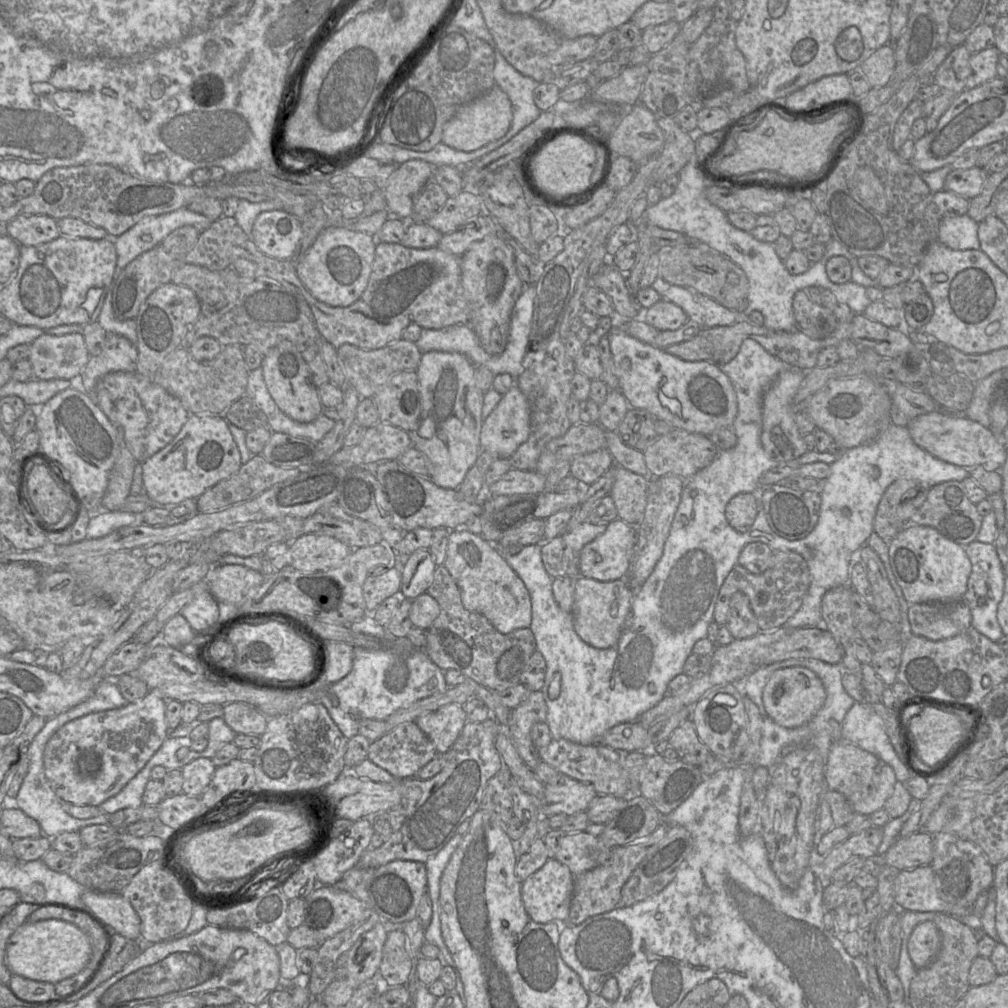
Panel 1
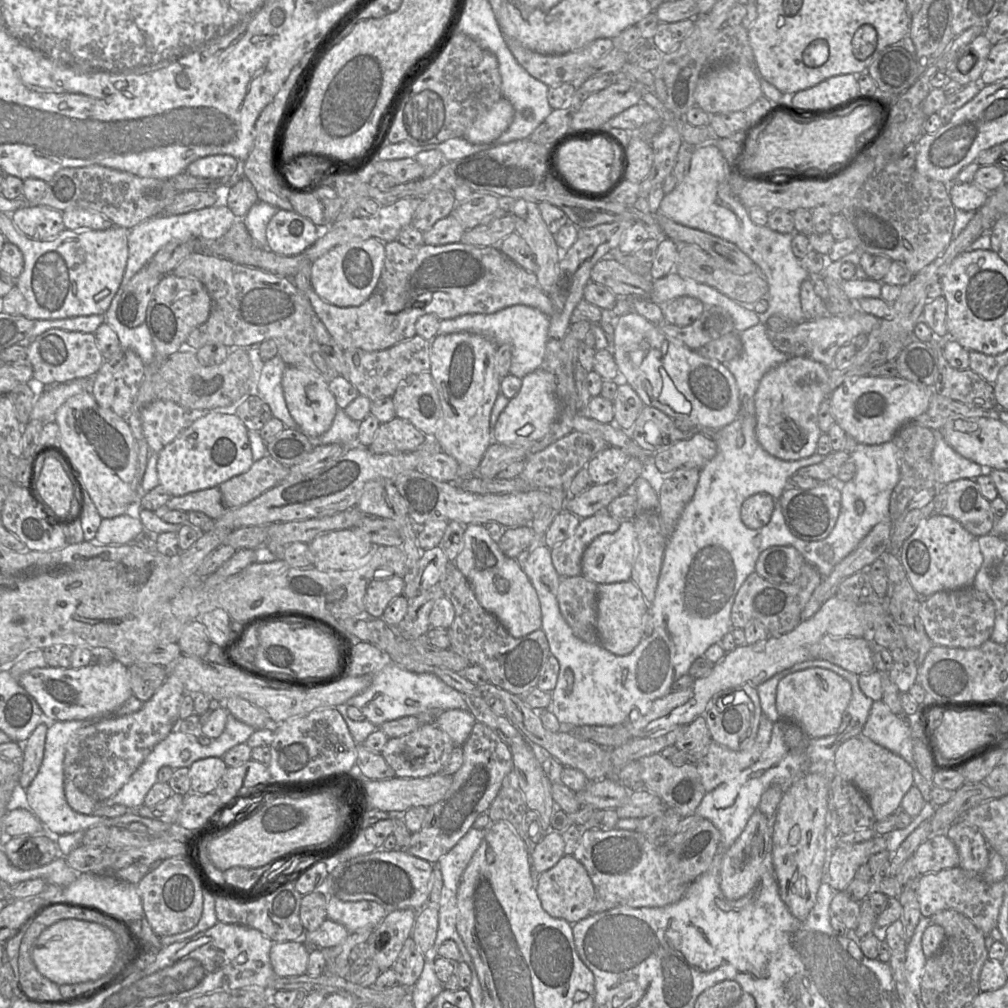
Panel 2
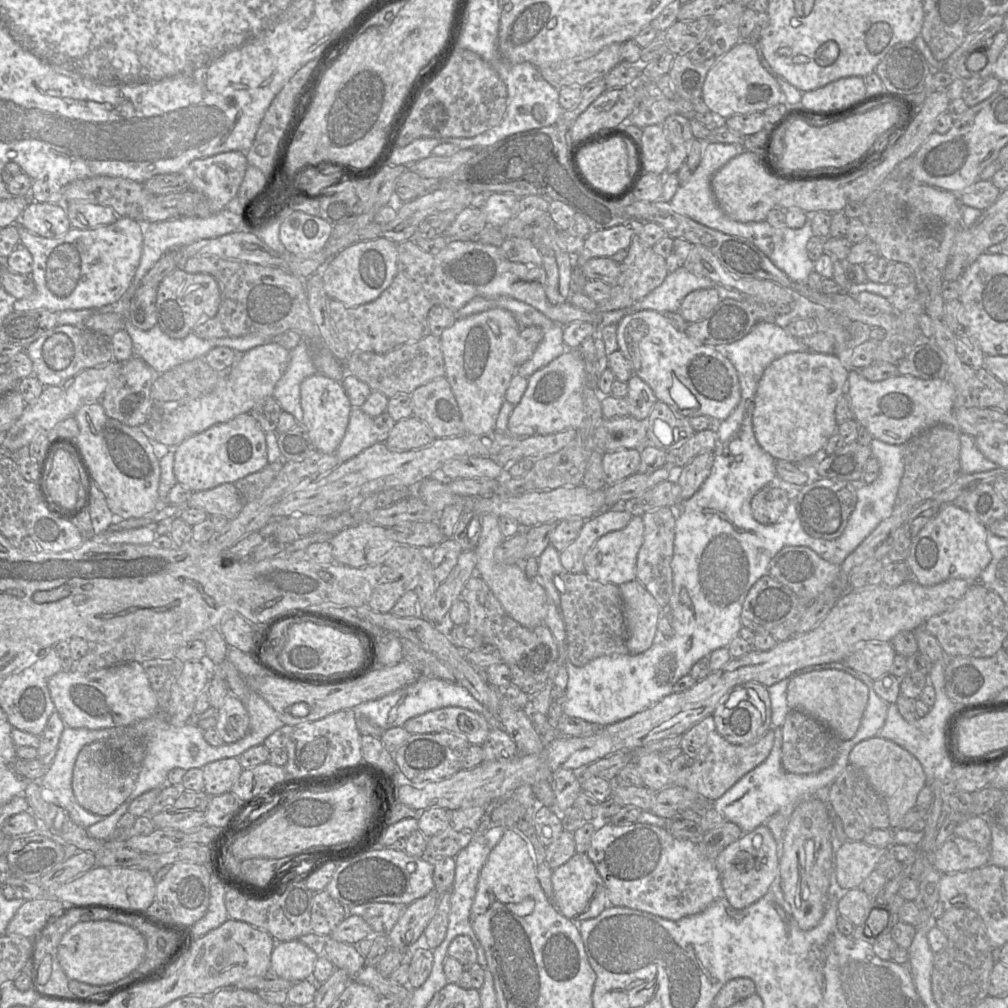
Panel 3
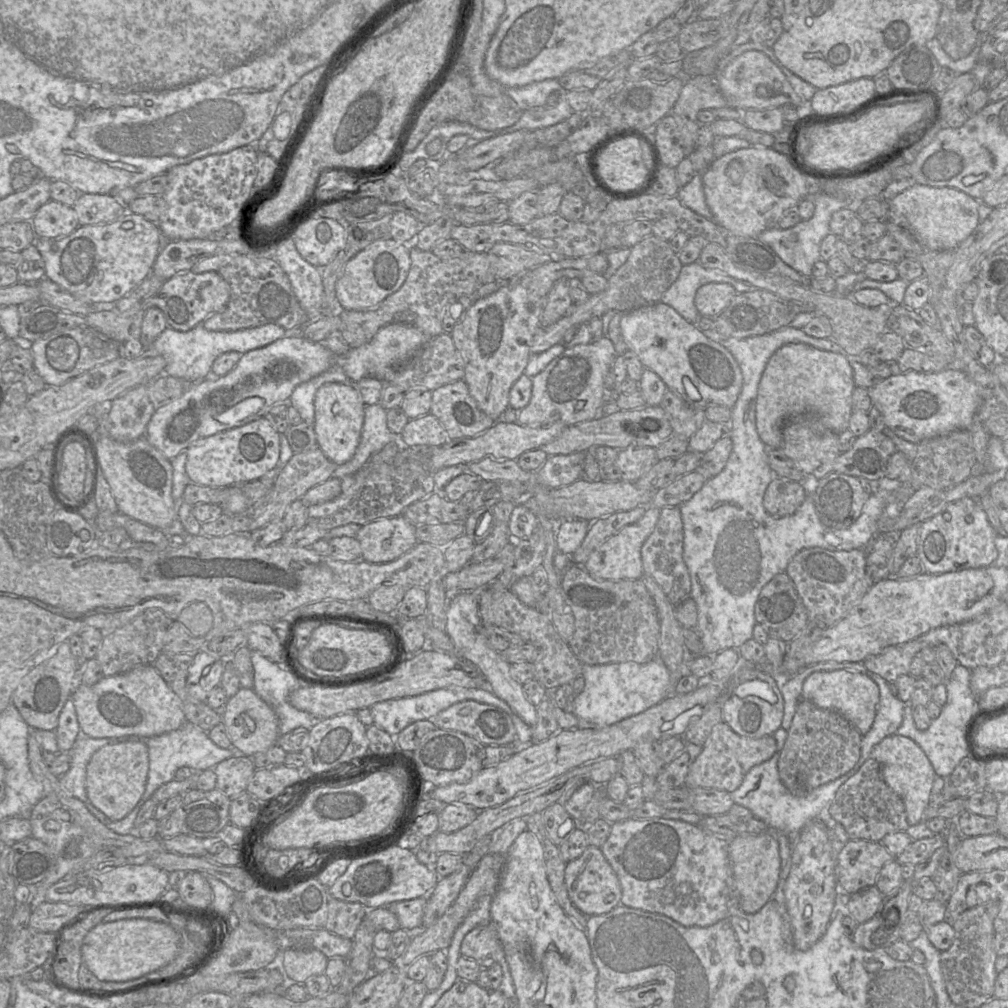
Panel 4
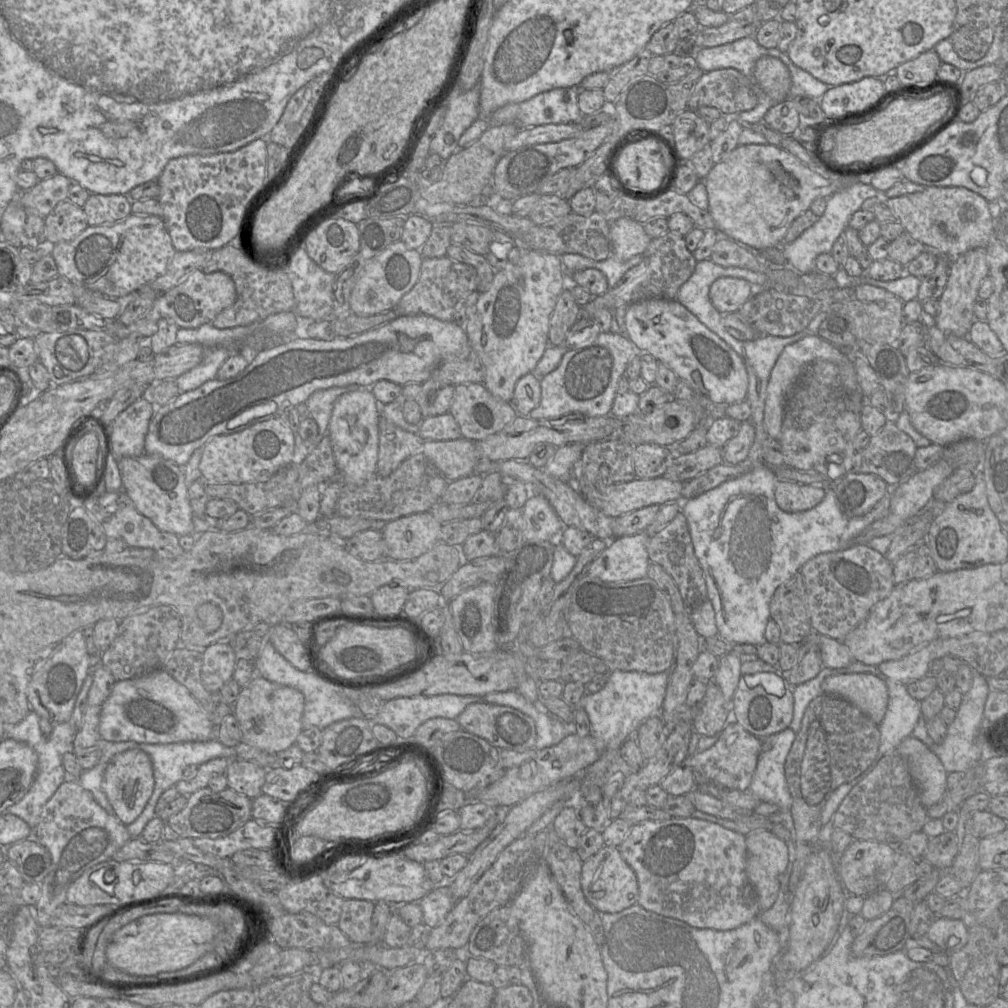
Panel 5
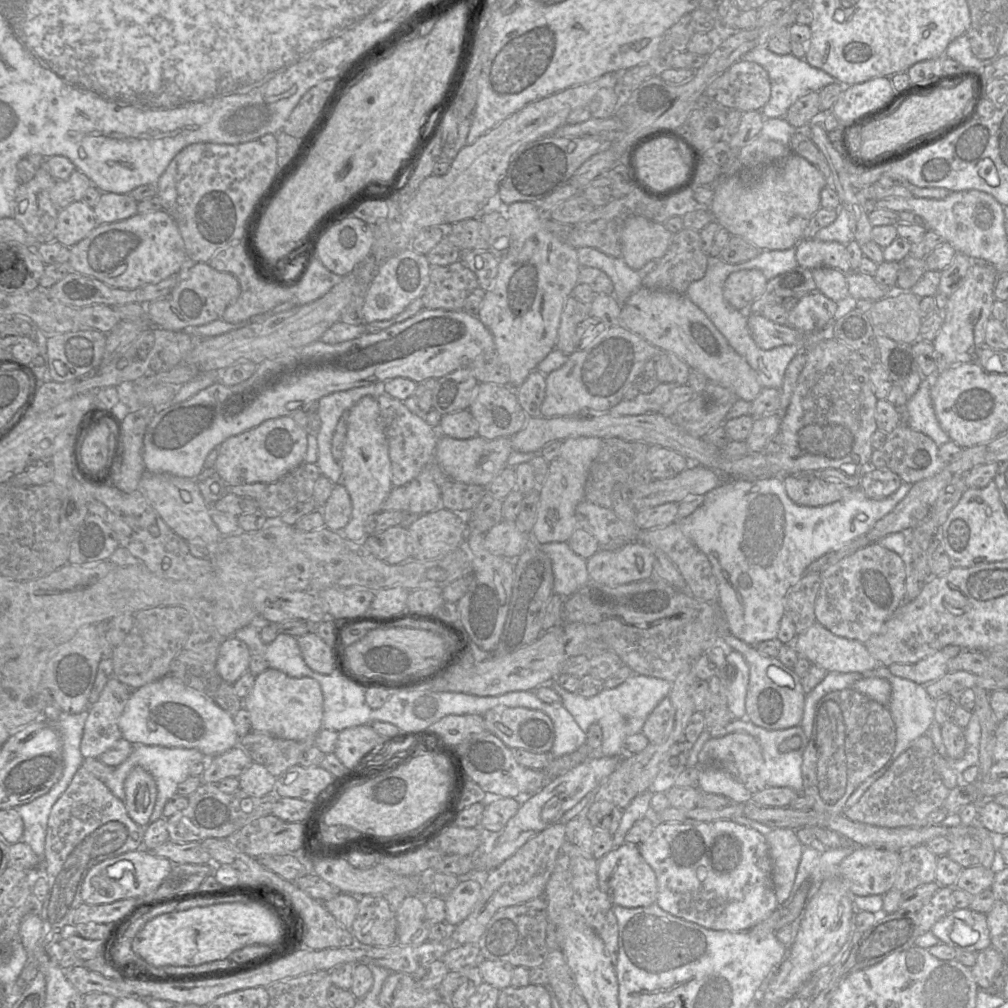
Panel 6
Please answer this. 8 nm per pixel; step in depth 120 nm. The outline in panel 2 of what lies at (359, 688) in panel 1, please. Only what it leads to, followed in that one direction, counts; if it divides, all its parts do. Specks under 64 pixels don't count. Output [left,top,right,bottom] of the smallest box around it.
[335,662,467,744]

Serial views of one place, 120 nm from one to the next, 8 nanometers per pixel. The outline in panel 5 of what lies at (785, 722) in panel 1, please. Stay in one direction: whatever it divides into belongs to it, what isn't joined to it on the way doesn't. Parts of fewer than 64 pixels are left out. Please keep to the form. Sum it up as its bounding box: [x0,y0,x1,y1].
[823,673,889,724]

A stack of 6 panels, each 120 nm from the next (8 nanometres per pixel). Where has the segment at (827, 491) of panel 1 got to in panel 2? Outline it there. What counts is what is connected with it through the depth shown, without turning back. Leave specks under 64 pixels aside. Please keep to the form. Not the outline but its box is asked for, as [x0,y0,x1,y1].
[822,434,989,565]

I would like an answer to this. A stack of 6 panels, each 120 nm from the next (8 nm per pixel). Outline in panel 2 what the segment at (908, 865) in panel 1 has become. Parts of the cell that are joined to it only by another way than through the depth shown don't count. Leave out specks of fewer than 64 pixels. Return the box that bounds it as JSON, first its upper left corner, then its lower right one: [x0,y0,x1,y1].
[912,835,959,873]

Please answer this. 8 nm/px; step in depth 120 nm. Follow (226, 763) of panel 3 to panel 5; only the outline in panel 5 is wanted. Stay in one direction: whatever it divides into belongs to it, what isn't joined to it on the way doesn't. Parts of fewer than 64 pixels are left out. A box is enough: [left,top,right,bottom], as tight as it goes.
[225,759,266,799]

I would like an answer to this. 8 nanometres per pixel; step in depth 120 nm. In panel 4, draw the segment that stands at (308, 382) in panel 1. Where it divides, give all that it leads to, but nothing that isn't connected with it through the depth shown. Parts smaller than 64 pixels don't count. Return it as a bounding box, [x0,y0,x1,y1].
[313,383,364,466]

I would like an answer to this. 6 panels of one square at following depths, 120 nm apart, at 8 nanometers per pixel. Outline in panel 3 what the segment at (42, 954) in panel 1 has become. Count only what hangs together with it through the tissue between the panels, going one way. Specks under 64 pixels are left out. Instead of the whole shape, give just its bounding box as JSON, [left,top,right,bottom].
[57,920,147,986]

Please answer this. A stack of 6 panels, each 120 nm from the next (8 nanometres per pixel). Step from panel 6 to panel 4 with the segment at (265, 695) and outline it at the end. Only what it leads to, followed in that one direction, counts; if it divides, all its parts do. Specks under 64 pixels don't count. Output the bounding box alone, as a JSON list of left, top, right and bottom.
[222,688,280,756]

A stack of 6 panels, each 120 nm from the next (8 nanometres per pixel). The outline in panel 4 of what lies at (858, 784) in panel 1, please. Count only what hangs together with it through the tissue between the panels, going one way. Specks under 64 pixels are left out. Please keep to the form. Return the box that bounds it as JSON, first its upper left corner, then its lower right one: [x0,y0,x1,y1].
[871,734,937,825]

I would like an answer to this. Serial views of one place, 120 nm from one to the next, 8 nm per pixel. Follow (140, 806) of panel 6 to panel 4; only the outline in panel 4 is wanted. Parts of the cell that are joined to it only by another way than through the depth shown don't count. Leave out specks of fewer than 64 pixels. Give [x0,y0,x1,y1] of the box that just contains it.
[86,741,149,820]

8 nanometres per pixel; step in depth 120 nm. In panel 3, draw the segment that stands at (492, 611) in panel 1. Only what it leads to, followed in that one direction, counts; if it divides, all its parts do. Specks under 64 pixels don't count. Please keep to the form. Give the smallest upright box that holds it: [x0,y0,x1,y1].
[474,514,547,628]

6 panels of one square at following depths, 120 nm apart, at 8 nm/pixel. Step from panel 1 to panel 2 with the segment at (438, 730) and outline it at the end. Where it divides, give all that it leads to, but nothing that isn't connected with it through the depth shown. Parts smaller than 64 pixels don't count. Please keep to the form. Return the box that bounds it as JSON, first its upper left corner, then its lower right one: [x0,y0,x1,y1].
[434,709,476,746]

